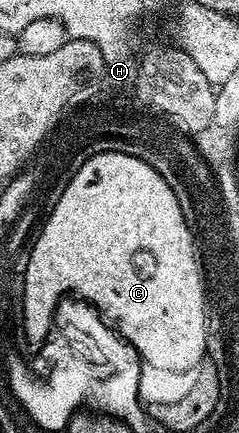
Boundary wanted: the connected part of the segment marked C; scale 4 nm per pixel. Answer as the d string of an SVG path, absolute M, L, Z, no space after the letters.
M102 151L100 155L82 160L73 181L69 181L65 193L61 193L61 201L57 201L49 221L37 237L31 250L27 272L24 275L23 308L27 311L35 309L36 320L42 323L55 315L55 306L68 293L75 297L89 297L89 301L93 301L93 305L99 310L99 314L103 316L104 320L123 339L135 347L140 359L149 361L149 365L157 365L158 368L189 371L199 366L199 362L203 360L206 352L206 293L203 274L191 226L182 216L177 197L174 196L170 185L161 177L161 173L157 173L157 169L145 165L145 161L132 155L116 151Z

